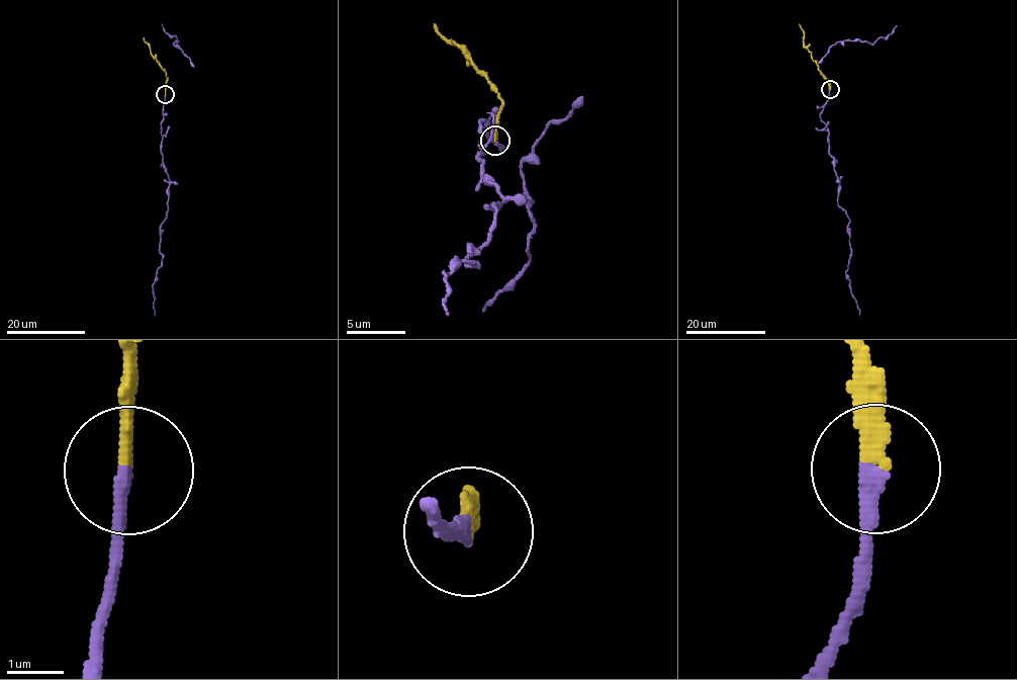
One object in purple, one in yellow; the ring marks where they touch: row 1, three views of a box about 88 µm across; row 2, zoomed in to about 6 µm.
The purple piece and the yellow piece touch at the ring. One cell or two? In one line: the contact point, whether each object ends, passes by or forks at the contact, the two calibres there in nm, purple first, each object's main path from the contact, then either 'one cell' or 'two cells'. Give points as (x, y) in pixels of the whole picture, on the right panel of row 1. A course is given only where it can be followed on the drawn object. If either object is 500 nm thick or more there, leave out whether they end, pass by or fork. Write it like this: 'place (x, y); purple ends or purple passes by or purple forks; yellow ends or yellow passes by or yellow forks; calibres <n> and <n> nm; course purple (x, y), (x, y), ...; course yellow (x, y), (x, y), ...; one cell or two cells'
place (830, 89); purple ends; yellow ends; calibres 240 and 240 nm; course purple (829, 89), (821, 119), (829, 133), (828, 154), (839, 180), (837, 204), (849, 221), (845, 277), (859, 316); course yellow (829, 89), (829, 81), (804, 45), (804, 31), (799, 24); two cells

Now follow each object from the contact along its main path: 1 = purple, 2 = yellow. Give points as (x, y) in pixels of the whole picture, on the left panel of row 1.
1: (166, 94), (161, 149), (170, 181), (167, 214), (160, 228), (162, 264), (152, 286), (155, 316)
2: (166, 94), (166, 72), (144, 37)

